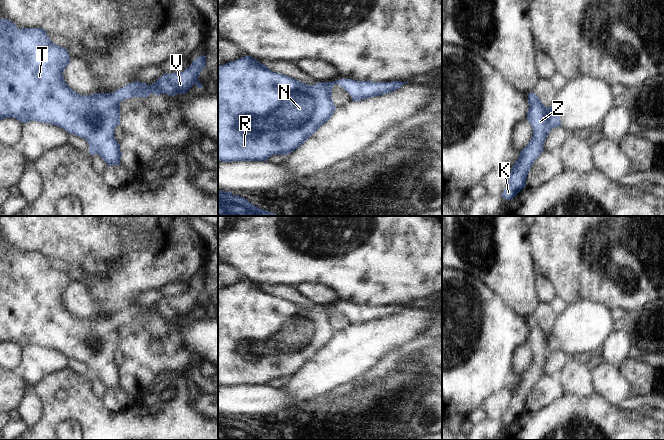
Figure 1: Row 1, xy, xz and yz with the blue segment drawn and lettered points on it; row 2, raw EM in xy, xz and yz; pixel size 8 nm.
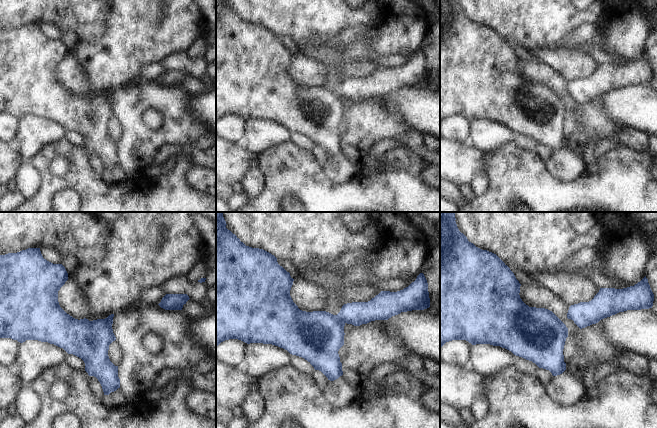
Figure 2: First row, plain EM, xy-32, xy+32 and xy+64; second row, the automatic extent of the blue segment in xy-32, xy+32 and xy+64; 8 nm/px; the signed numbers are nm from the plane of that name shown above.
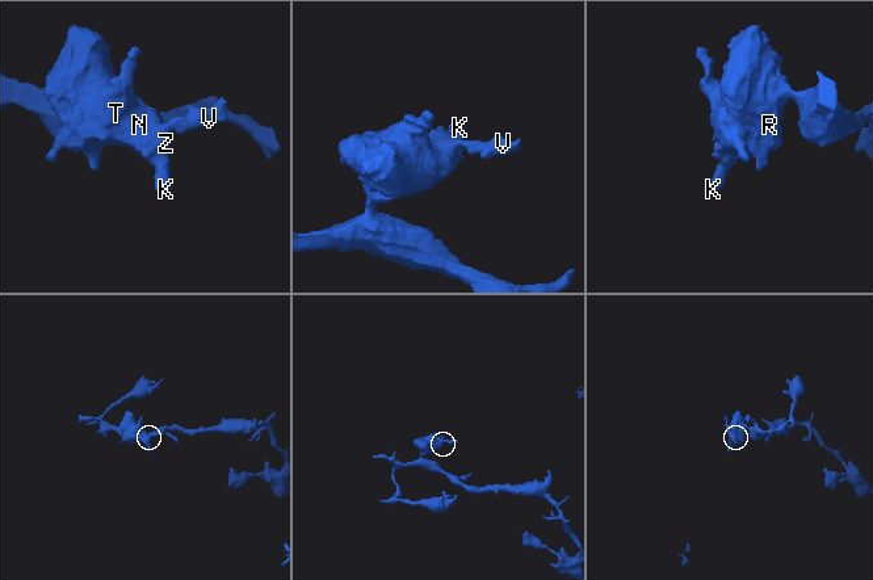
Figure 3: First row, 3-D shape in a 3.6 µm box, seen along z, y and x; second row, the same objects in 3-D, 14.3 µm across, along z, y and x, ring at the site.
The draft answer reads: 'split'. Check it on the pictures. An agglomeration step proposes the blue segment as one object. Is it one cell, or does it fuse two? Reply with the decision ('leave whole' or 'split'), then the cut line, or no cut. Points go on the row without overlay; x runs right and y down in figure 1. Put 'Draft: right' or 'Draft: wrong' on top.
Draft: wrong
leave whole | no cut

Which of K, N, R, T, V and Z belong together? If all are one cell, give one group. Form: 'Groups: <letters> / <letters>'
Groups: K N R T V Z

